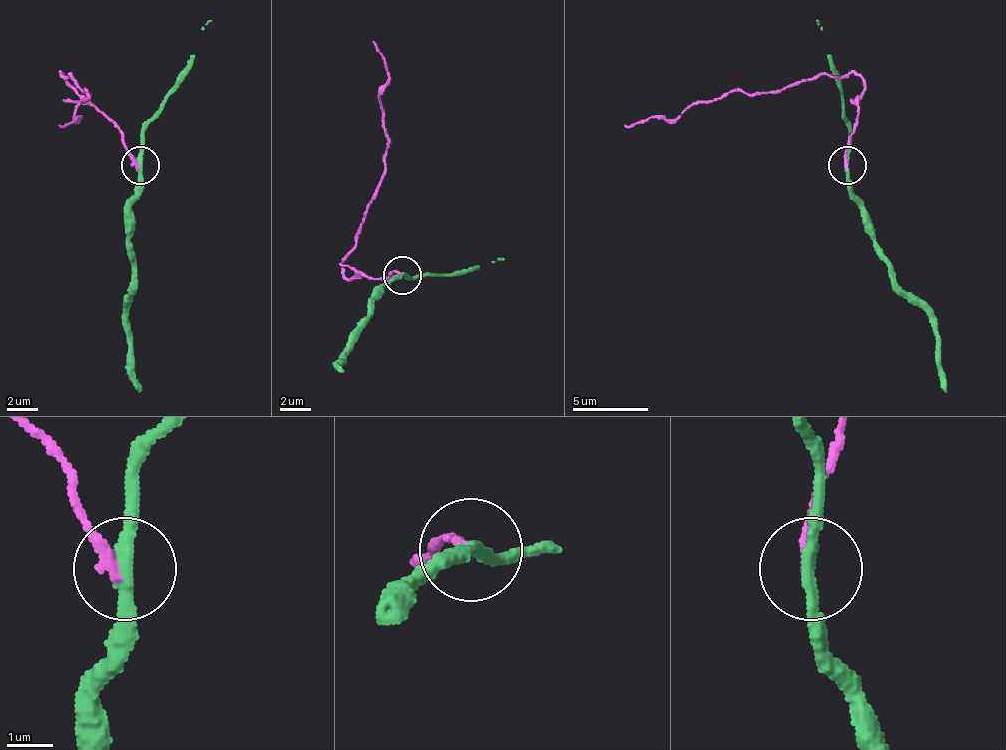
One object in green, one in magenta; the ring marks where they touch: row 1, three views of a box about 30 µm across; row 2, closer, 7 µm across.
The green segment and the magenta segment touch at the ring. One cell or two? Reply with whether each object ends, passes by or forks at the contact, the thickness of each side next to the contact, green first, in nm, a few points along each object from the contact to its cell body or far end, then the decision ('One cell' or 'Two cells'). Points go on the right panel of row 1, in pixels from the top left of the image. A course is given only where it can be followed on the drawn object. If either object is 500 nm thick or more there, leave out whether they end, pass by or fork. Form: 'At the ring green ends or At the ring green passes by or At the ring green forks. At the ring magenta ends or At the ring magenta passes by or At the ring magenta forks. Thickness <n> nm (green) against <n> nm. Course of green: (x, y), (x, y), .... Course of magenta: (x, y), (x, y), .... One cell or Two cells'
At the ring green passes by. At the ring magenta ends. Thickness 280 nm (green) against 240 nm. Course of green: (846, 164), (846, 190), (864, 213), (864, 232), (901, 289), (930, 319), (937, 376), (946, 392). Course of magenta: (847, 164), (863, 84), (857, 76), (817, 73), (755, 92), (703, 99), (673, 118), (642, 118), (626, 126). Two cells

